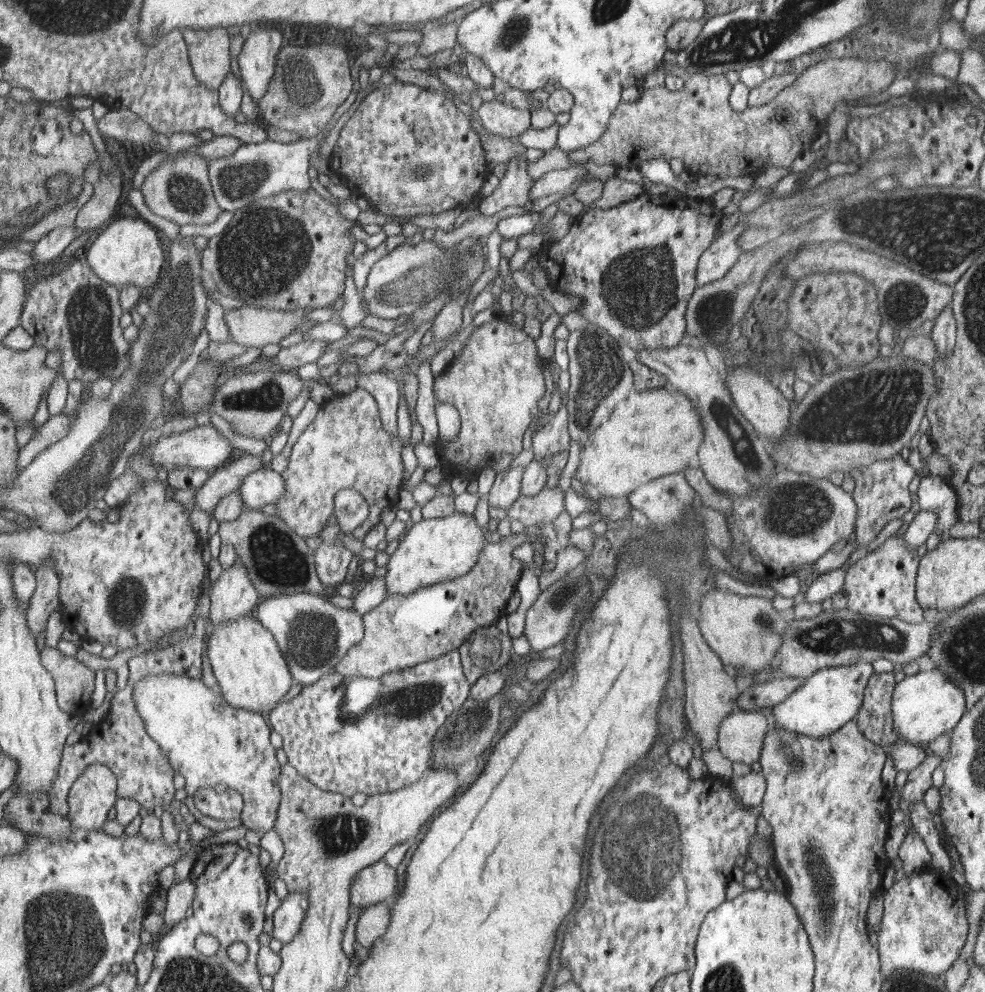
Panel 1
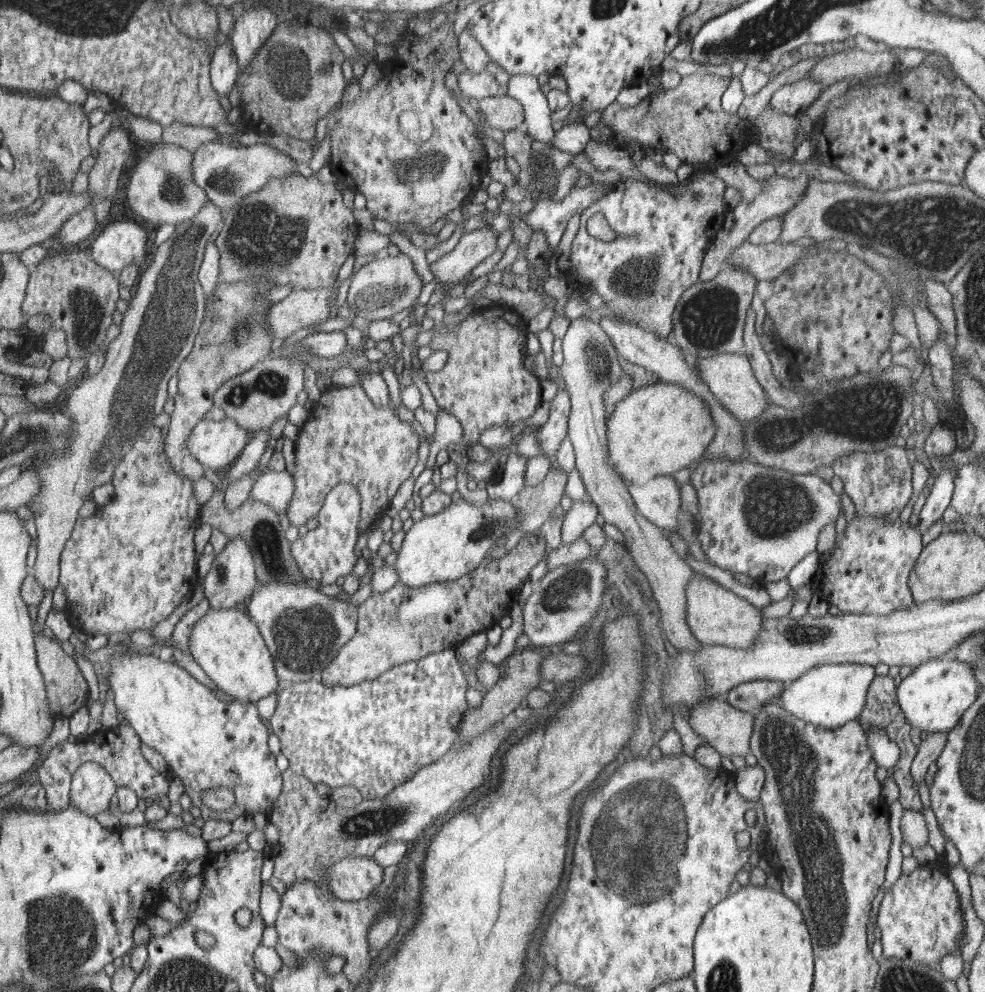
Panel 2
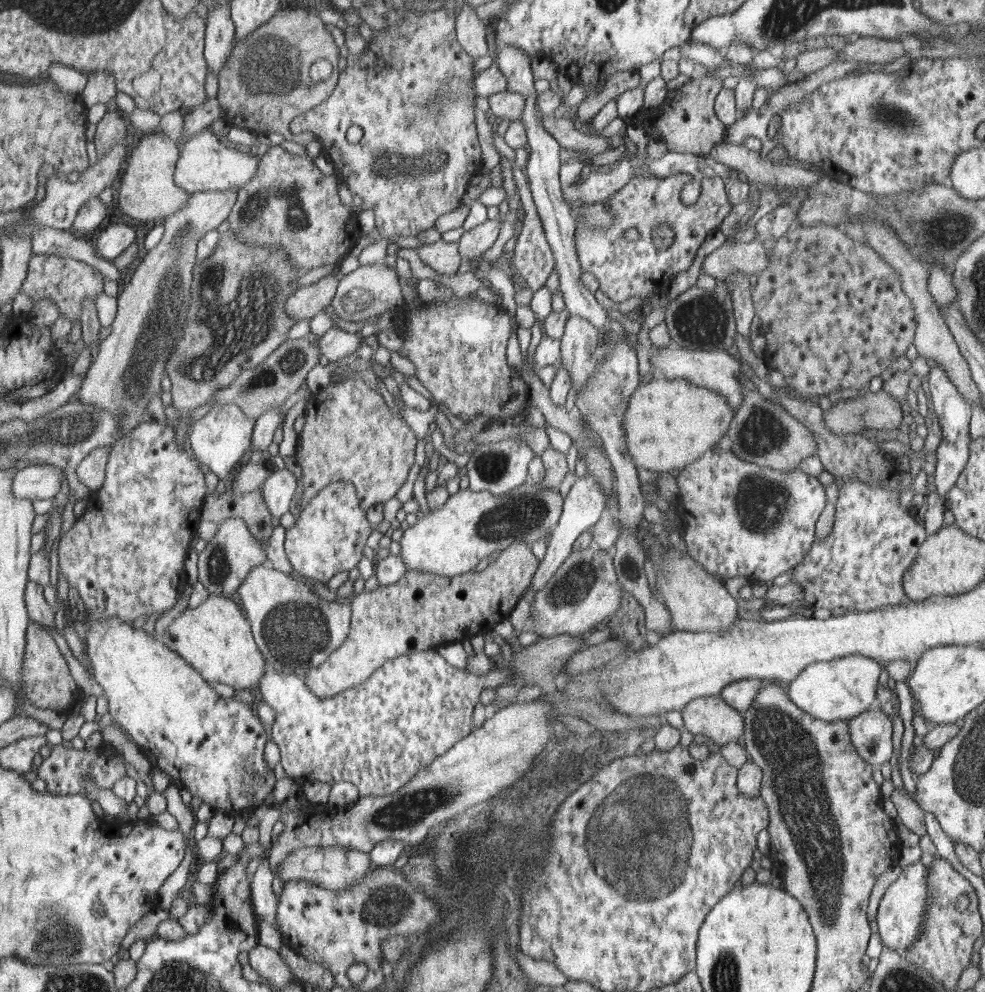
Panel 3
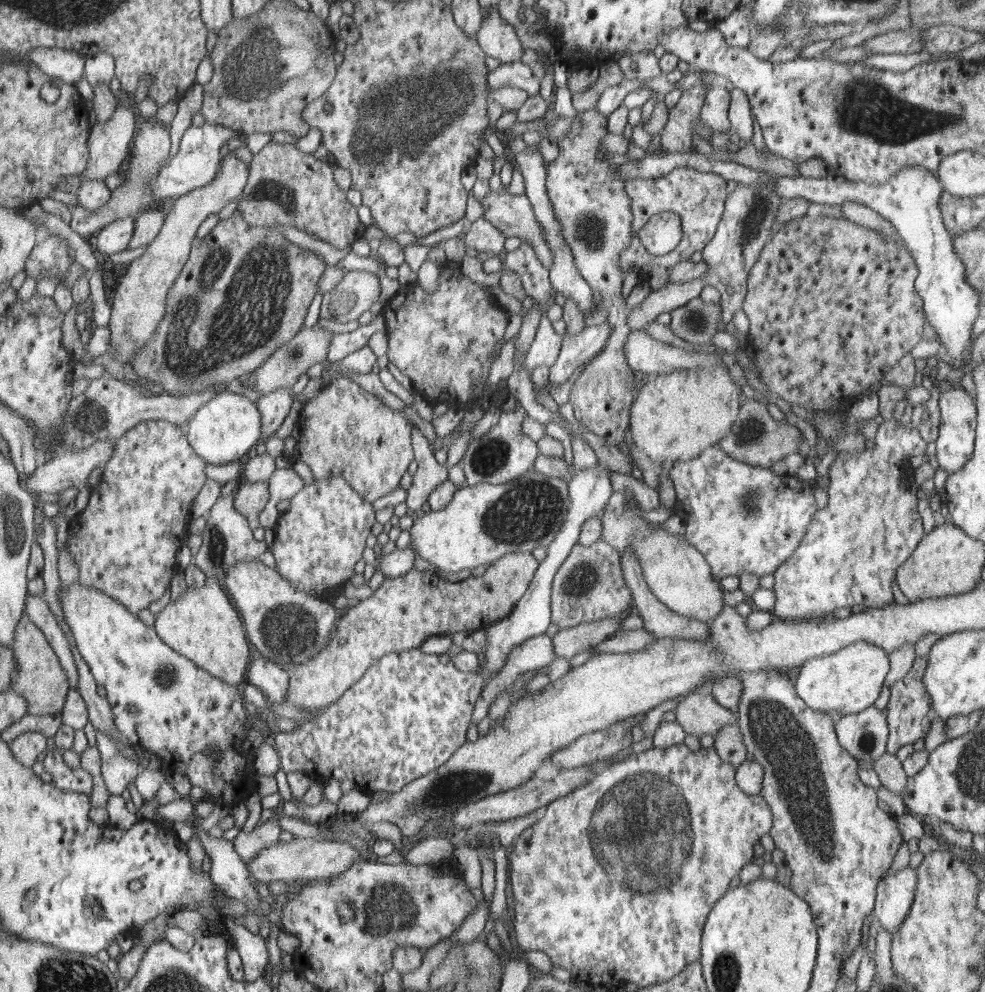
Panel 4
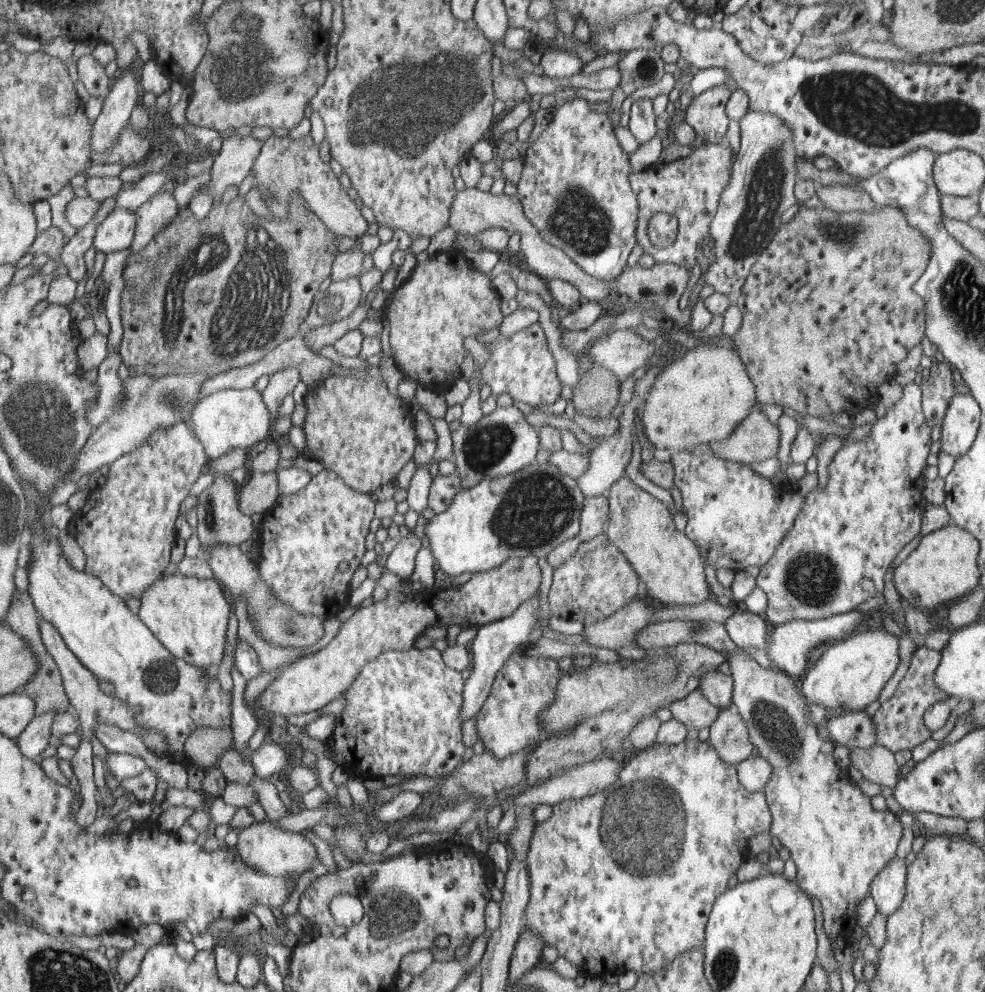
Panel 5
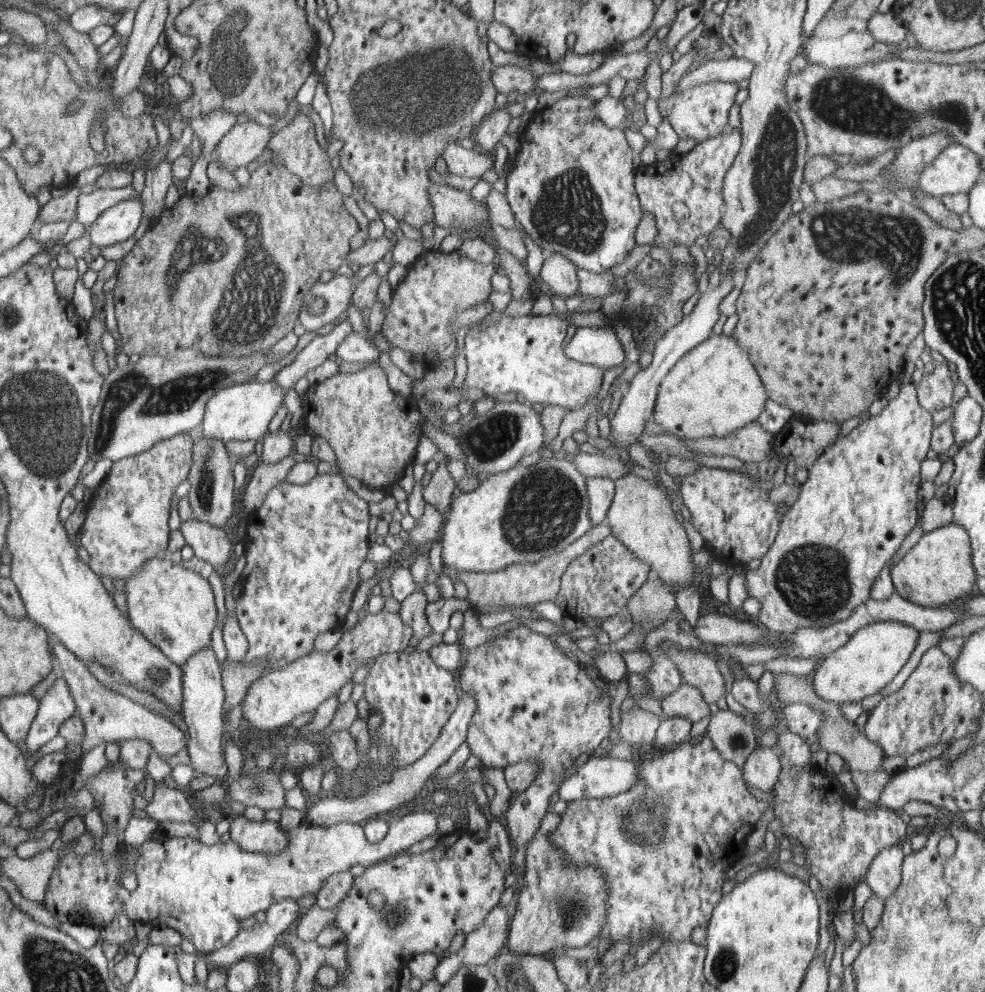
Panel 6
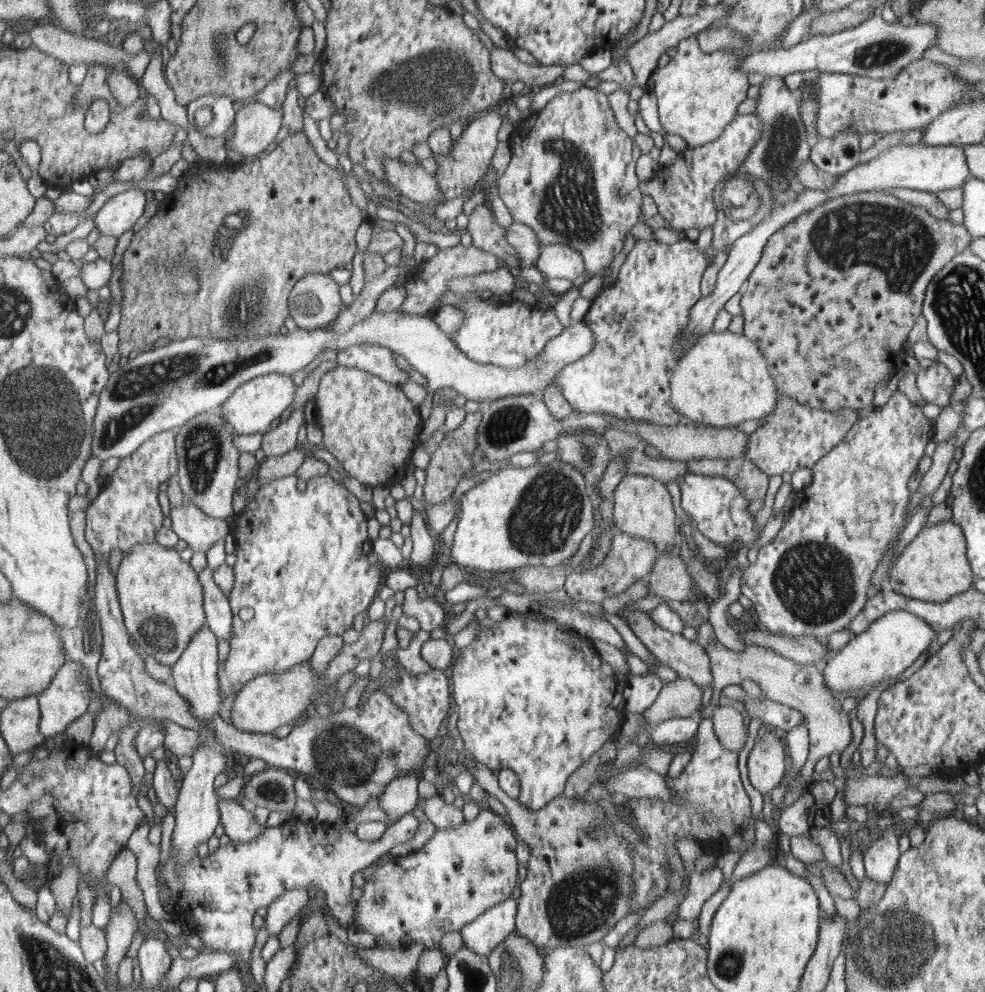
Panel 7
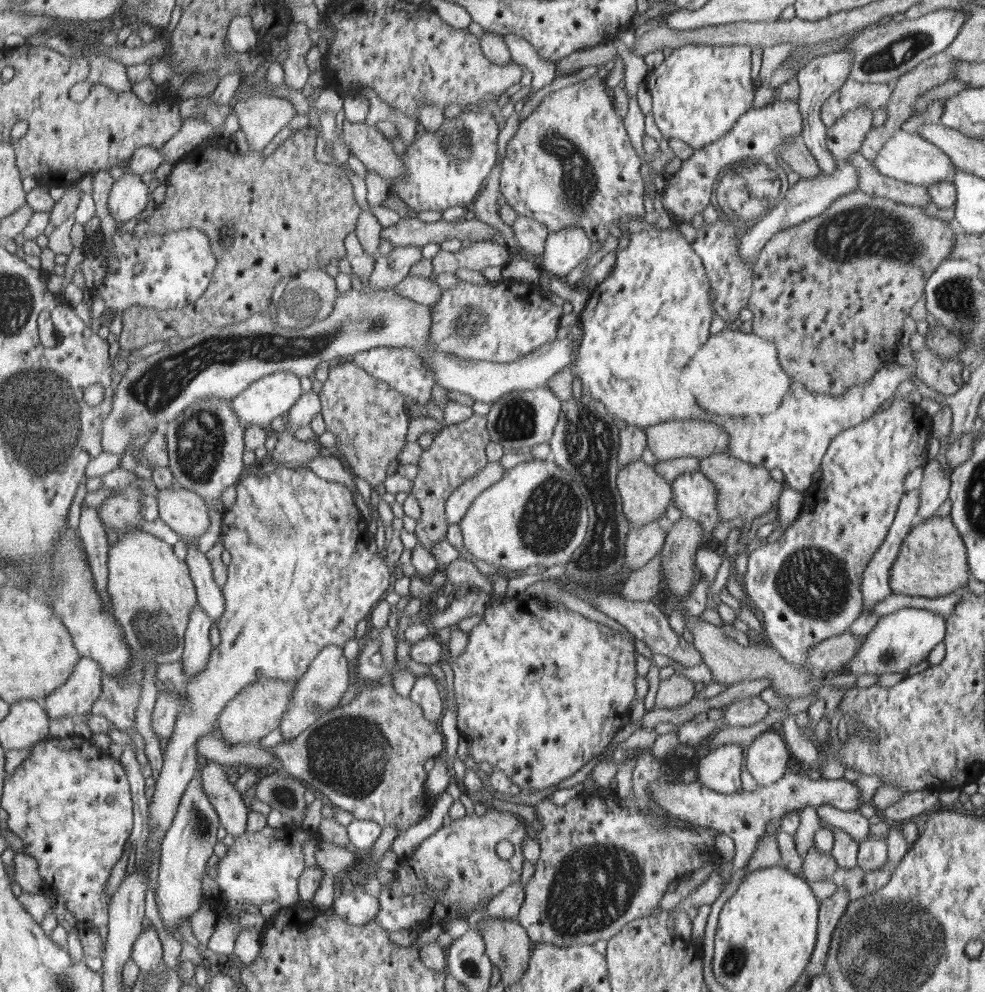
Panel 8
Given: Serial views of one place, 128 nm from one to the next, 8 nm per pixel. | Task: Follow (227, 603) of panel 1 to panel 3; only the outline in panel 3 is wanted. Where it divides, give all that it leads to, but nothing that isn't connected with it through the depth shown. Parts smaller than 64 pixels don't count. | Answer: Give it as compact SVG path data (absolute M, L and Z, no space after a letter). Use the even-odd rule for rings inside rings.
M242 518L226 519L218 523L216 536L208 541L206 549L199 554L198 574L199 581L207 588L209 594L224 597L235 597L239 586L247 579L254 567L262 565L267 559L262 544L254 538Z

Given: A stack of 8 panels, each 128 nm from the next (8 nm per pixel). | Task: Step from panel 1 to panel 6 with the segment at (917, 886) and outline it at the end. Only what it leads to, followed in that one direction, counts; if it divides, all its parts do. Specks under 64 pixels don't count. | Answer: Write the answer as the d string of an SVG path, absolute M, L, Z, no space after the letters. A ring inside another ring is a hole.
M901 846L888 847L870 863L866 880L878 898L888 898L900 886L904 854Z

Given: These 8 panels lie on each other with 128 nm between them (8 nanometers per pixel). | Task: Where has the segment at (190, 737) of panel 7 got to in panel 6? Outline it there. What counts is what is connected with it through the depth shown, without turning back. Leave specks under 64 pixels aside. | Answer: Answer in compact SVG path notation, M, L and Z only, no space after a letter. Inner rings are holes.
M50 637L50 647L56 662L56 668L63 679L67 681L70 691L78 707L77 715L82 718L87 726L87 735L82 744L82 756L86 755L101 744L120 741L146 741L152 745L158 755L164 758L172 758L180 750L187 747L186 733L182 732L164 716L149 711L144 705L133 702L129 697L115 693L102 685L94 675L90 673L88 666L80 661L77 656L67 649L62 643Z

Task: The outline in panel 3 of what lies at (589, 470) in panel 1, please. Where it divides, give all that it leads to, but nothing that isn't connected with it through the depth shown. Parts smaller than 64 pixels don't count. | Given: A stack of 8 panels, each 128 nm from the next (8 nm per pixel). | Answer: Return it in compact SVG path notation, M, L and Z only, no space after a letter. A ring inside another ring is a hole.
M655 376L650 383L636 387L630 395L623 422L626 449L638 468L659 473L680 470L714 448L720 438L728 432L734 416L734 408L731 408L730 401L714 388L698 386L692 382L690 376L676 379Z

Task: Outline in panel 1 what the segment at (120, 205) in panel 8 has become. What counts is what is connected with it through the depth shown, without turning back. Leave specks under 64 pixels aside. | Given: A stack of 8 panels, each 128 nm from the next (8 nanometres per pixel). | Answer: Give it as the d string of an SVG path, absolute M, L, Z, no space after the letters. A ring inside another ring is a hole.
M122 218L112 222L100 236L92 242L86 254L85 261L102 281L118 288L134 285L149 295L160 282L160 270L164 266L166 254L158 240L158 232L146 224L145 219Z

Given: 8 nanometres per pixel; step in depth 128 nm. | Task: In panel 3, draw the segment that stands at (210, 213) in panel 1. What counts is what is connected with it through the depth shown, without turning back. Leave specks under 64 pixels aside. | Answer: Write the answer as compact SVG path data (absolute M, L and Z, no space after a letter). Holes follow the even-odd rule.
M162 130L140 135L138 145L128 158L120 191L117 192L118 210L130 218L160 223L187 204L189 192L180 188L174 180L174 171L181 153L177 143Z

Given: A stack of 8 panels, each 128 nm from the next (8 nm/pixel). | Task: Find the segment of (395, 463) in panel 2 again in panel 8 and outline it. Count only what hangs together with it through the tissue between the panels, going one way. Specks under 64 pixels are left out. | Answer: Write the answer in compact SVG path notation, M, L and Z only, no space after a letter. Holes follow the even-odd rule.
M348 359L345 363L335 362L331 364L328 380L323 383L319 396L322 403L322 416L325 420L326 430L333 432L337 438L337 447L344 456L343 463L352 468L352 473L364 478L372 487L384 482L386 470L392 460L398 458L400 450L406 444L406 426L408 416L404 410L404 395L391 388L386 381L371 376L366 370L360 368L354 360Z

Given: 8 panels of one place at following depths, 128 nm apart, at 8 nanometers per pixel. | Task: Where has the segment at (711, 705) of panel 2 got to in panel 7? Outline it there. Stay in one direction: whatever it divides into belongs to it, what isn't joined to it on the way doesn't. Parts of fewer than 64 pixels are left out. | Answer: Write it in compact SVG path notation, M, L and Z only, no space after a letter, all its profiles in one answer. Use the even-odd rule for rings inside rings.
M679 677L675 681L665 682L654 704L648 708L648 711L642 713L642 716L646 717L646 722L653 729L671 718L695 717L694 713L701 708L702 691L702 688L689 678Z

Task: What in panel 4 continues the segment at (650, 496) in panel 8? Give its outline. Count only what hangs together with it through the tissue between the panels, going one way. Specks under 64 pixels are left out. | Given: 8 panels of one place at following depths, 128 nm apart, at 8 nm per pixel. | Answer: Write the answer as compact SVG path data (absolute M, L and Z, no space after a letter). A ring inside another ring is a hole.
M613 491L601 513L601 539L620 552L628 545L635 548L647 585L668 608L700 622L713 621L725 606L721 586L710 574L711 565L706 564L703 553L684 536L672 535L666 529L650 529L652 523L645 521L643 513L636 499L627 498L624 491Z

